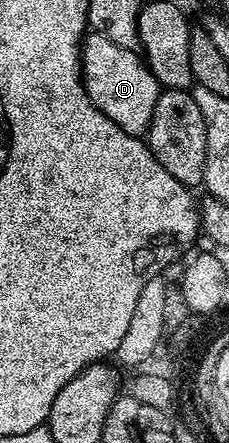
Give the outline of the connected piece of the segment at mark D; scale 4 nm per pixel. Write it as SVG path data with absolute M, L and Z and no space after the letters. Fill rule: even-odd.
M89 33L82 43L82 73L90 100L103 114L128 134L147 135L156 116L162 87L137 51L119 47L104 35Z

